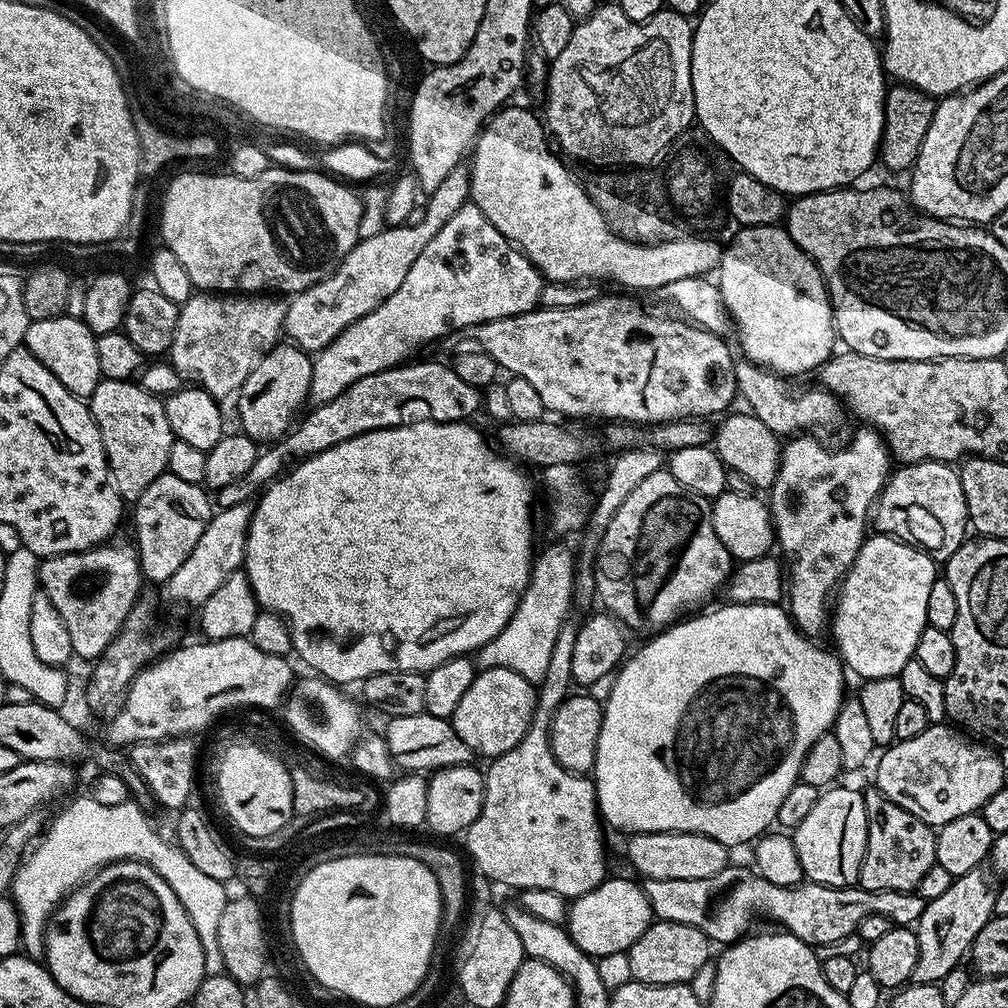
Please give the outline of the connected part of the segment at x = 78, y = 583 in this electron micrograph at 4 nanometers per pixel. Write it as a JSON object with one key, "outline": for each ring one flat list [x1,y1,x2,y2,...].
{"outline":[[105,542,84,552,50,556,40,561,40,588,62,614,70,630,73,653,95,661,112,645,132,608,141,599,142,573,139,555,131,543]]}

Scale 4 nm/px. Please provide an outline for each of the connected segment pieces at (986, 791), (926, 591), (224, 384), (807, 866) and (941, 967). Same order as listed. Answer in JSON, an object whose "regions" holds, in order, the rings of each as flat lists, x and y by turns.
{"regions":[[[947,723,933,724,922,730,918,738,893,743,881,752,884,753,876,768,875,787,890,802,933,826,979,813,986,801,1006,784,1004,764,996,757,997,749]],[[872,534,865,539,835,593,834,611,830,616,830,636,832,632,836,639,835,651,849,673,857,672,861,681,899,676,902,666,914,659,918,638,922,638,922,630,928,627,926,606,937,579,937,561,931,560,922,549,883,534]],[[272,294,191,295,179,305,177,329,170,349,172,369,214,397,235,397,242,382,250,378,254,366,281,339,285,307,285,301]],[[829,787,821,791,818,802,810,809,810,814,791,833,794,846,798,850,798,862,802,862,805,877,813,884,824,884,828,888,851,888,859,881,862,858,866,854,866,802,864,792,852,788]],[[979,867,955,877,941,896,925,903,920,919,914,925,918,938,918,963,912,975,915,983,939,984,950,970,961,967,963,960,960,959,971,953,974,938,978,938,982,926,992,920,996,888,992,884,993,877,984,871]]]}

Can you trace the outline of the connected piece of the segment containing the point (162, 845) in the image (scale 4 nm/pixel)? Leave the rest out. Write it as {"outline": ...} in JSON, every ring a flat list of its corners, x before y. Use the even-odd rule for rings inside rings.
{"outline":[[85,794,77,798,73,804,68,804,56,817,51,817,46,831,35,841,34,847,25,855,16,877,12,880,10,899,16,905,20,915,20,943,23,951,33,958,43,957,44,934,56,911,75,888,80,887,89,876,92,876,100,868,112,864,115,860,137,860,148,864,162,879,178,894,178,902,186,910,190,922,194,922,194,930,198,930,198,938,202,942,204,951,204,971,209,976,218,976,224,972,222,952,218,945,219,919,227,906,230,894,226,892,225,883,218,879,208,877,186,858,186,854,171,839,168,840,162,833,156,832,154,825,148,821,148,816,133,802,122,805,104,806,99,805,91,795]]}

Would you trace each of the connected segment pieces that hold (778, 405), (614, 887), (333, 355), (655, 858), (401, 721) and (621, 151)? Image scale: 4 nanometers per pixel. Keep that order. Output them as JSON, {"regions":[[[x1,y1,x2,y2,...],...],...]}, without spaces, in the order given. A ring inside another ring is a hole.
{"regions":[[[741,359,739,363,735,365,735,372,736,372,736,390,739,399,741,401,744,399,745,402,749,404,745,405,747,405,747,407,750,409,752,415,757,416,758,419,760,419,763,422,763,424,765,424,765,426,770,426,770,430,776,436,779,436,781,438,788,438,791,437,793,434,804,434,807,433,809,430,816,430,812,428,821,428,821,430,824,432,832,432,844,420,842,416,842,414,844,415,844,412,840,402,836,399,835,396,832,395,831,392,825,390,823,387,815,386,816,388,808,388,805,390,805,392,795,392,794,389,788,388,789,381,785,379,785,377,774,372,769,372,767,368,760,368,757,366,757,364,753,364,751,360]],[[616,876,613,880,612,877,606,878,594,890,575,897,571,901,566,929,573,942,586,955,599,958,608,954,618,954,619,952,627,953,628,948,634,946,634,942,638,942,638,938,642,938,642,934,646,934,646,930,653,922,652,907,646,898,643,887,639,883,635,884,632,880,623,880,622,877]],[[464,204,462,210,458,210,458,214,454,214,454,218,450,218,450,222,446,222,446,226,442,226,434,238,430,238,430,246,418,254,418,262,410,266,410,274,406,274,402,286,398,286,390,298,370,310,370,314,358,318,358,322,342,330,342,334,338,334,330,346,315,353,308,400,316,406,330,403,359,379,411,361,423,344,432,344,459,328,471,330,487,320,531,312,540,303,544,283,544,277,532,265,530,258,526,258,524,252,504,237,498,226,494,226,494,222,490,222,490,218,486,218,476,204]],[[637,832,631,837,632,840,628,844,628,860,641,872,641,877,650,880,669,880,670,878,710,878,710,874,718,874,722,869,729,867,728,860,729,849,723,844,719,844,714,838,703,836,702,834,694,834,693,832]],[[428,712,422,714,406,714,393,716,387,721,386,739,392,755,393,765,408,774,431,774,440,768,453,768,463,764,471,765,474,754,462,738,458,738,458,730,454,730,451,719,443,720,431,716]],[[601,3,599,6,593,8,592,13,589,16,583,17,577,23,574,34,570,34,570,43,562,49,562,54,558,54,558,58,554,58,550,62,550,67,546,72,546,89,548,88,548,93,544,96,544,112,542,111,542,120,546,125,547,131,550,133,551,139,556,140,560,143,559,151,563,153,565,157,573,156,576,160,585,160,585,165,588,166,648,166,648,163,655,158,659,152,664,152,684,131,687,130,691,124,694,124,696,120,696,107,694,106,694,86,692,85,692,34,694,31,693,25,690,23,689,17,682,16,678,12,673,12,671,10,661,10,658,14,654,14,646,22,634,22,630,18,626,18,626,14,622,14,622,10,615,3,604,4]]]}

